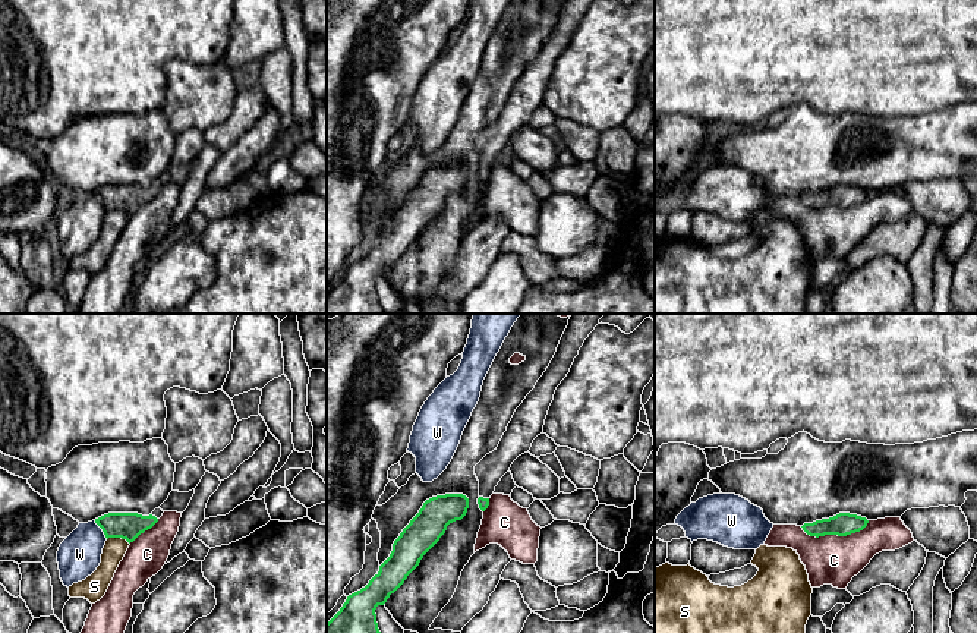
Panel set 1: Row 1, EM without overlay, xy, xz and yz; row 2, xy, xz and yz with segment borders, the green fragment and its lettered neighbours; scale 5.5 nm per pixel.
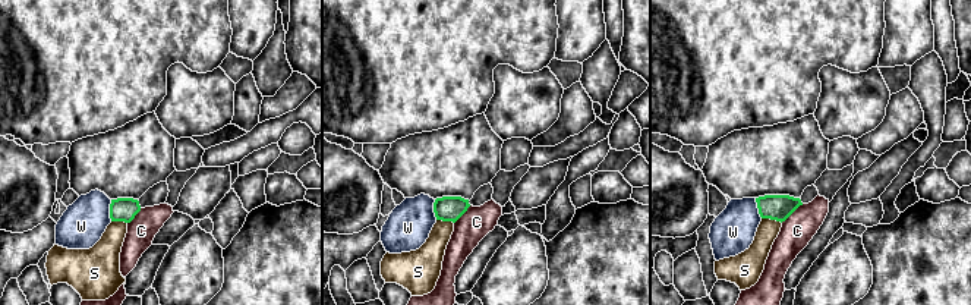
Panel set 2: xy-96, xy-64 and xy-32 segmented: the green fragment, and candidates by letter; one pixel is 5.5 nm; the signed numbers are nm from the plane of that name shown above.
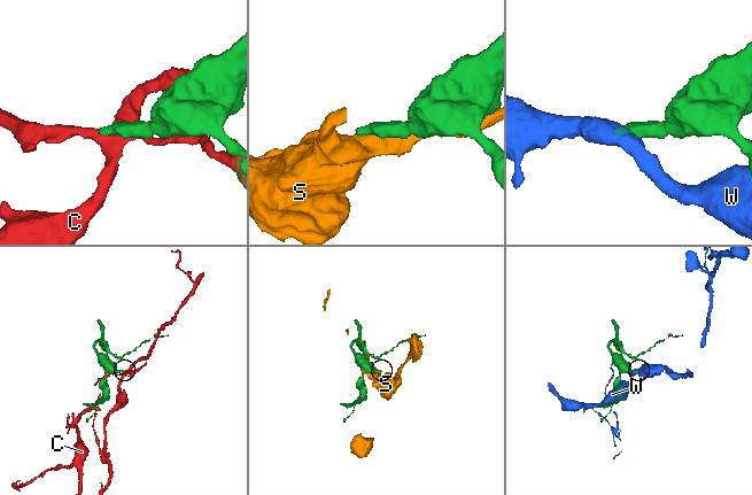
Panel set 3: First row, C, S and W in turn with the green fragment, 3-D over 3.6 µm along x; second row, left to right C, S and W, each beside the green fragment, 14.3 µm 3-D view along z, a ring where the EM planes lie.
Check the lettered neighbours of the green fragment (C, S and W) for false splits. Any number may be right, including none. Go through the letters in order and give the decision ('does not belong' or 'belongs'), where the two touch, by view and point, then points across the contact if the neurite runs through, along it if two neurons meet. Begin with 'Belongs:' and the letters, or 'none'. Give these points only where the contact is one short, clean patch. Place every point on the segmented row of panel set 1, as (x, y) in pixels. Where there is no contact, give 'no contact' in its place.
Belongs: none
C: does not belong; meets green in yz at (835, 534); border along yz (869, 520), (862, 529), (845, 535), (810, 537), (800, 526)
S: does not belong; meets green in xy at (119, 537)
W: does not belong; meets green in xy at (101, 528)

